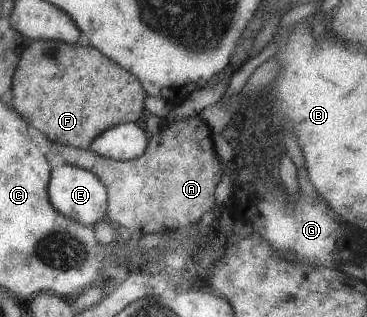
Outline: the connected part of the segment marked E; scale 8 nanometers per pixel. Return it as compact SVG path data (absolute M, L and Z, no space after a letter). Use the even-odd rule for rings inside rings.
M64 163L50 168L47 195L49 203L56 212L81 225L93 226L93 223L101 220L106 215L106 189L90 171L80 167Z

